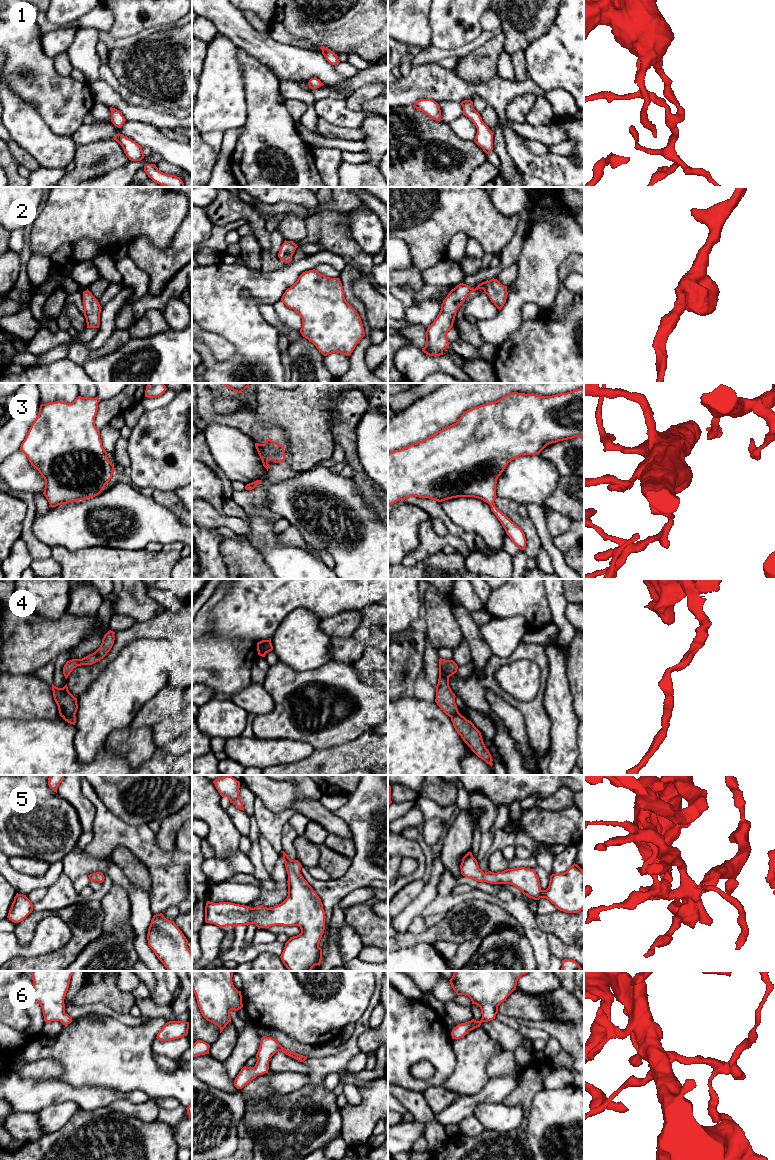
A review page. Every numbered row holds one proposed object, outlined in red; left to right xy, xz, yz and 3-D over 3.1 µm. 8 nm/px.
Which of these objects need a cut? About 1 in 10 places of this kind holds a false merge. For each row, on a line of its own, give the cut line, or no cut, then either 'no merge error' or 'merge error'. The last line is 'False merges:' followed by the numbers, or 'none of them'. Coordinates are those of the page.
1: cut none; no merge error
2: cut none; no merge error
3: cut none; no merge error
4: cut none; no merge error
5: cut none; no merge error
6: cut none; no merge error
False merges: none of them

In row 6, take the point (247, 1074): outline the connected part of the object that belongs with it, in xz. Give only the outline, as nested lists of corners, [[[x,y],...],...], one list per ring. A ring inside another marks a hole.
[[[264,1036],[261,1039],[260,1046],[256,1054],[257,1062],[255,1066],[244,1066],[234,1080],[234,1086],[237,1089],[242,1089],[257,1076],[267,1073],[269,1069],[270,1058],[279,1051],[284,1052],[286,1055],[300,1062],[304,1062],[307,1059],[303,1055],[291,1052],[283,1048],[274,1038]]]

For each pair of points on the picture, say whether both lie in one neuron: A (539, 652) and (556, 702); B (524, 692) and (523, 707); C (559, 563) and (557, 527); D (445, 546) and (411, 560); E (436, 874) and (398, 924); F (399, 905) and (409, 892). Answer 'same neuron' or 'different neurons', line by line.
A: different neurons
B: different neurons
C: different neurons
D: same neuron
E: same neuron
F: same neuron

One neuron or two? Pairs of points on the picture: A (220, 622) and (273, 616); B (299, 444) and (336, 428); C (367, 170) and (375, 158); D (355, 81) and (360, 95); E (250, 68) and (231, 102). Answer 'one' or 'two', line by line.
A: one
B: two
C: two
D: two
E: two

